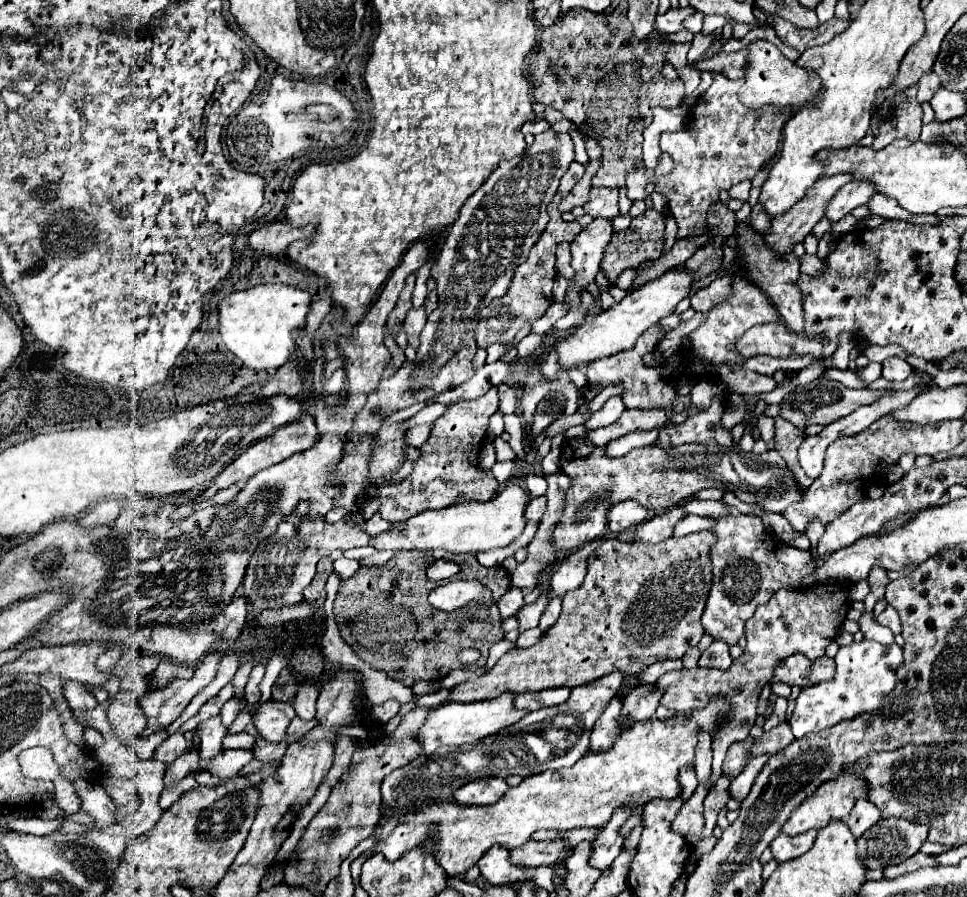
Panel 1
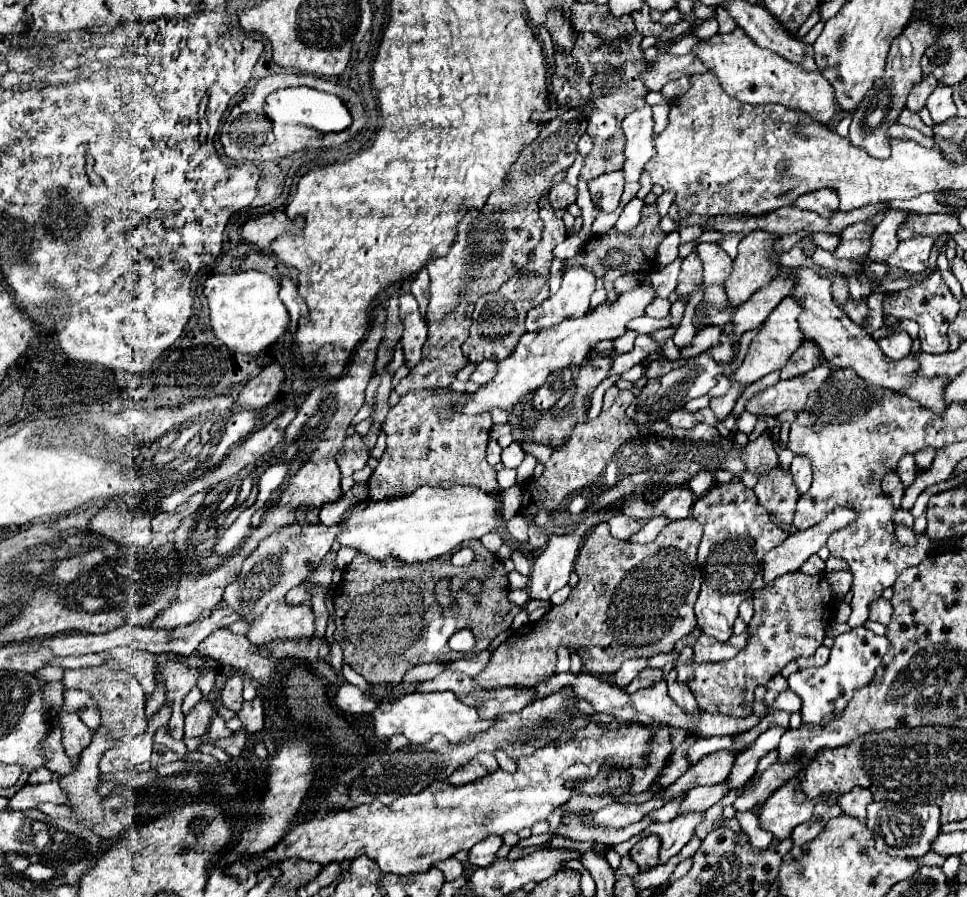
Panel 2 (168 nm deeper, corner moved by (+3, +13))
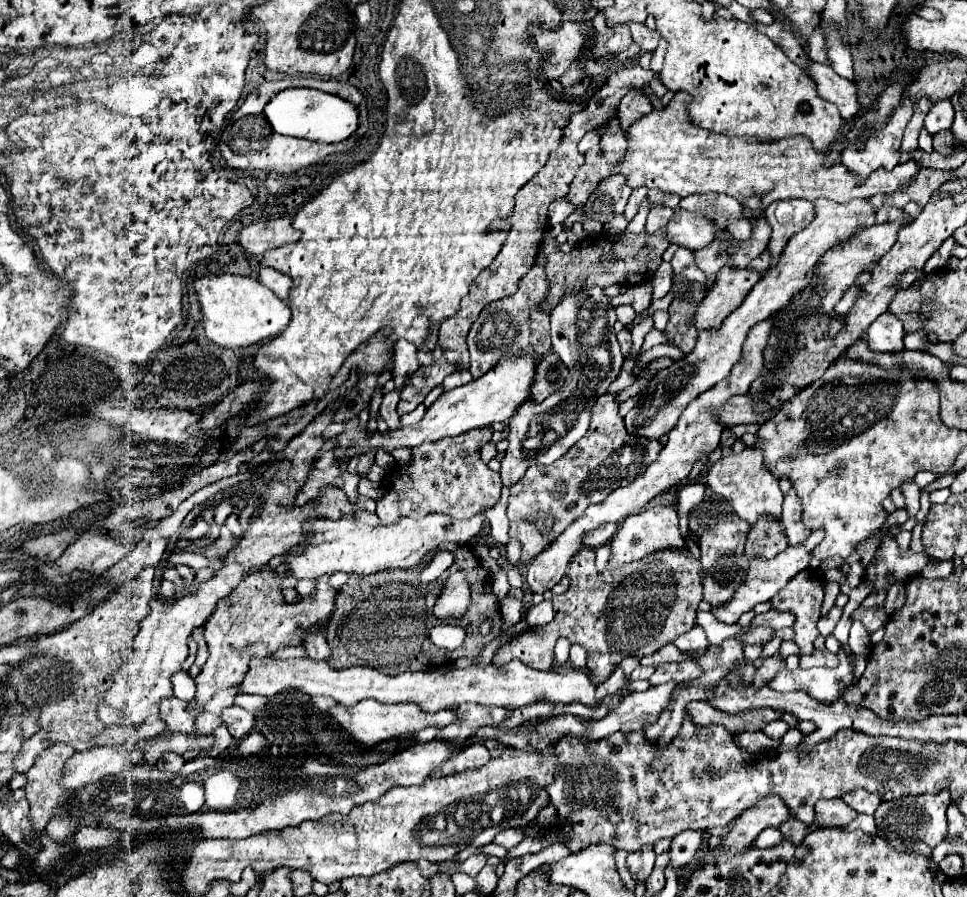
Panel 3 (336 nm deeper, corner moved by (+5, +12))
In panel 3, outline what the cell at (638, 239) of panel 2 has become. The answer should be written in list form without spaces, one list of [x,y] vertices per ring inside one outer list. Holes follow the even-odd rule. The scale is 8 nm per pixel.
[[[666,228],[656,230],[654,234],[650,232],[642,232],[642,234],[616,234],[616,236],[586,236],[582,242],[578,242],[572,252],[562,254],[556,248],[556,240],[548,240],[544,244],[544,252],[546,252],[546,276],[550,282],[550,292],[546,296],[546,300],[542,302],[542,310],[548,312],[550,308],[554,308],[554,304],[558,304],[558,300],[566,294],[566,292],[580,292],[592,286],[612,286],[612,284],[626,284],[626,286],[634,286],[634,284],[642,284],[648,282],[652,278],[652,274],[656,272],[656,268],[662,262],[662,254],[668,248],[668,238],[666,238]]]

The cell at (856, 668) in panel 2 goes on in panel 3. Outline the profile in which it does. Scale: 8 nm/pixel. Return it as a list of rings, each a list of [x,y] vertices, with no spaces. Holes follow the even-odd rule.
[[[842,646],[838,652],[838,666],[836,668],[808,668],[808,670],[782,670],[778,676],[768,684],[778,692],[792,692],[802,690],[814,696],[822,704],[832,704],[840,698],[842,688],[852,684],[854,680],[854,656],[846,654]]]

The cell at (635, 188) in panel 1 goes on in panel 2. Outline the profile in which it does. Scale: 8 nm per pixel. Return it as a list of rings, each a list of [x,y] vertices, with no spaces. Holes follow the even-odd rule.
[[[644,105],[642,109],[632,111],[622,121],[622,129],[626,137],[626,149],[624,149],[626,181],[638,181],[644,165],[656,153],[652,145],[652,127],[654,127],[654,121],[652,121],[650,105]]]

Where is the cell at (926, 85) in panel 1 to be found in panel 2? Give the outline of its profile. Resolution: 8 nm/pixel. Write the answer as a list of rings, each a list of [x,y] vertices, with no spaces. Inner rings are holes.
[[[932,75],[924,77],[922,83],[918,83],[918,85],[912,89],[910,97],[908,97],[908,105],[906,105],[908,111],[912,111],[912,113],[920,113],[920,109],[924,109],[924,105],[926,105],[928,95],[930,95],[936,87],[938,87],[938,81],[936,81]]]

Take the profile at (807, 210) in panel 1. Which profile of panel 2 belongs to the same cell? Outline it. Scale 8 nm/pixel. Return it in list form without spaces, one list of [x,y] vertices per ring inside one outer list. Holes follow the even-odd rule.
[[[752,231],[740,241],[738,255],[732,261],[732,275],[728,275],[728,283],[724,283],[728,307],[738,307],[744,303],[756,287],[764,287],[778,273],[774,253],[776,239],[778,237],[772,233]]]

